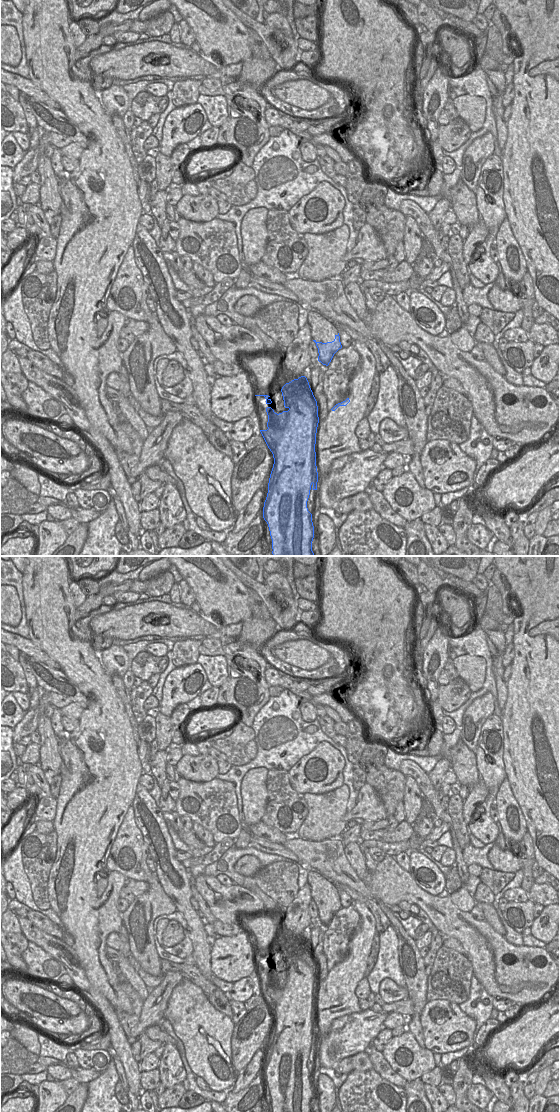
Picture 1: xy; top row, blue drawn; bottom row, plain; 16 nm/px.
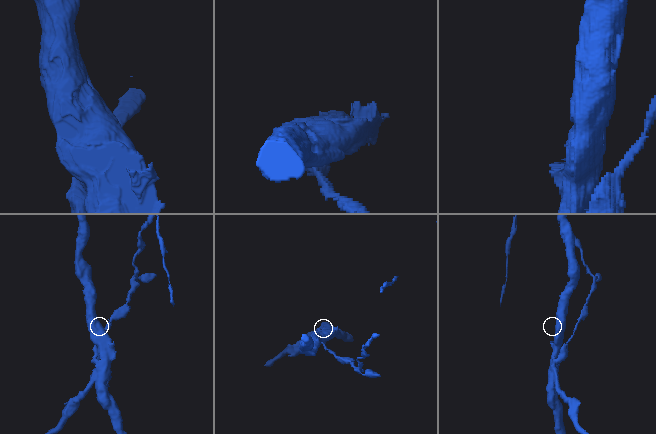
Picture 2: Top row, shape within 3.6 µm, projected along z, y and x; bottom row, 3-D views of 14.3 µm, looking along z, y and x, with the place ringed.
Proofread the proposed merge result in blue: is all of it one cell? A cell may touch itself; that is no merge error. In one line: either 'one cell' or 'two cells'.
two cells

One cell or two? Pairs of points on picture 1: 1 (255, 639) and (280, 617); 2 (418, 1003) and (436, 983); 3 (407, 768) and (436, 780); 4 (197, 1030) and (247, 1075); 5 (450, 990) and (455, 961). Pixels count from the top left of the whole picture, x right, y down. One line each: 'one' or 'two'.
1: two
2: two
3: two
4: two
5: one

